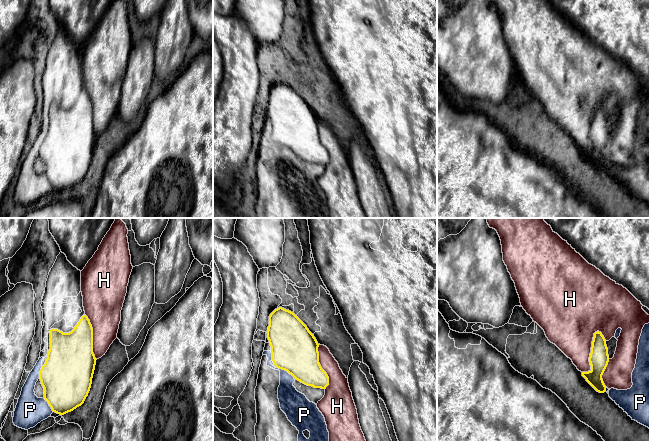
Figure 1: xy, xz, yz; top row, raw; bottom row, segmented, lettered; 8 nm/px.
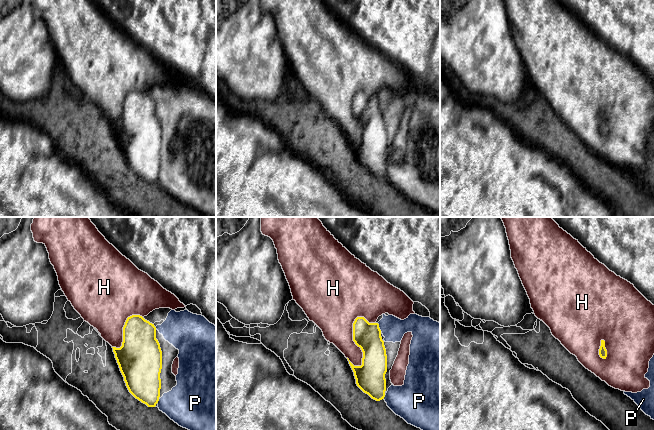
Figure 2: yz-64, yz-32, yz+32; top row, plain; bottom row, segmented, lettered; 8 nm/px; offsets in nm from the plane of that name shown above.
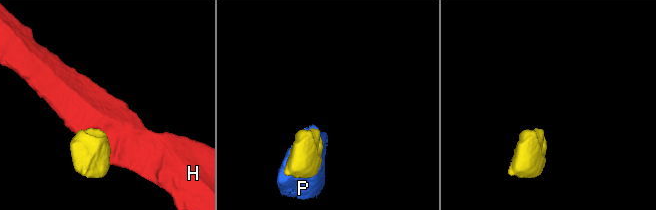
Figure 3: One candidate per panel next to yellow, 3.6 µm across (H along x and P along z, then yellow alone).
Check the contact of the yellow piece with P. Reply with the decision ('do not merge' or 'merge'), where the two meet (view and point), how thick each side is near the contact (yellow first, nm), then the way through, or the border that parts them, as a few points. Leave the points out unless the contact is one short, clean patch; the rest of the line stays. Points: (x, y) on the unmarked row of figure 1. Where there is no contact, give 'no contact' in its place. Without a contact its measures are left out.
merge; meets yellow in xy at (49, 181); 400 nm thick on the yellow side, 240 nm on the other

